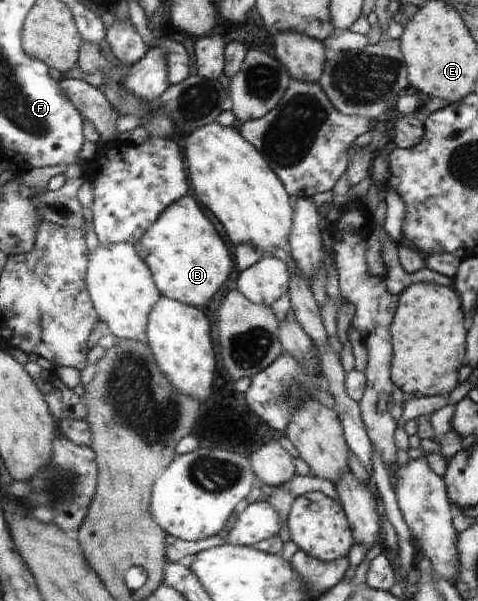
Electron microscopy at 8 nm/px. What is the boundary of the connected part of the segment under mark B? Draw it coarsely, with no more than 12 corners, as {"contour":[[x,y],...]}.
{"contour":[[191,194],[134,247],[161,295],[197,308],[233,256]]}

